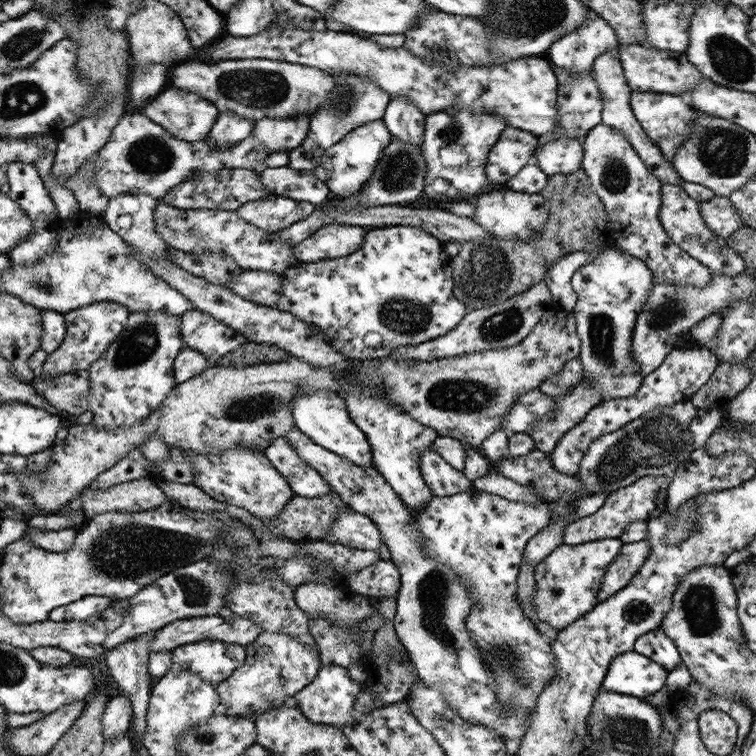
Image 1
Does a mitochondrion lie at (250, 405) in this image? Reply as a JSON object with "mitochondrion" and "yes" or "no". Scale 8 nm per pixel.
{"mitochondrion":"yes"}

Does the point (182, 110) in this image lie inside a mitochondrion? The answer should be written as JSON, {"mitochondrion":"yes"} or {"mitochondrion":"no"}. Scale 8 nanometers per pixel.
{"mitochondrion":"no"}

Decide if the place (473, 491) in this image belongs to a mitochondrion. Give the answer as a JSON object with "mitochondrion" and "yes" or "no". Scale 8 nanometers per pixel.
{"mitochondrion":"no"}

